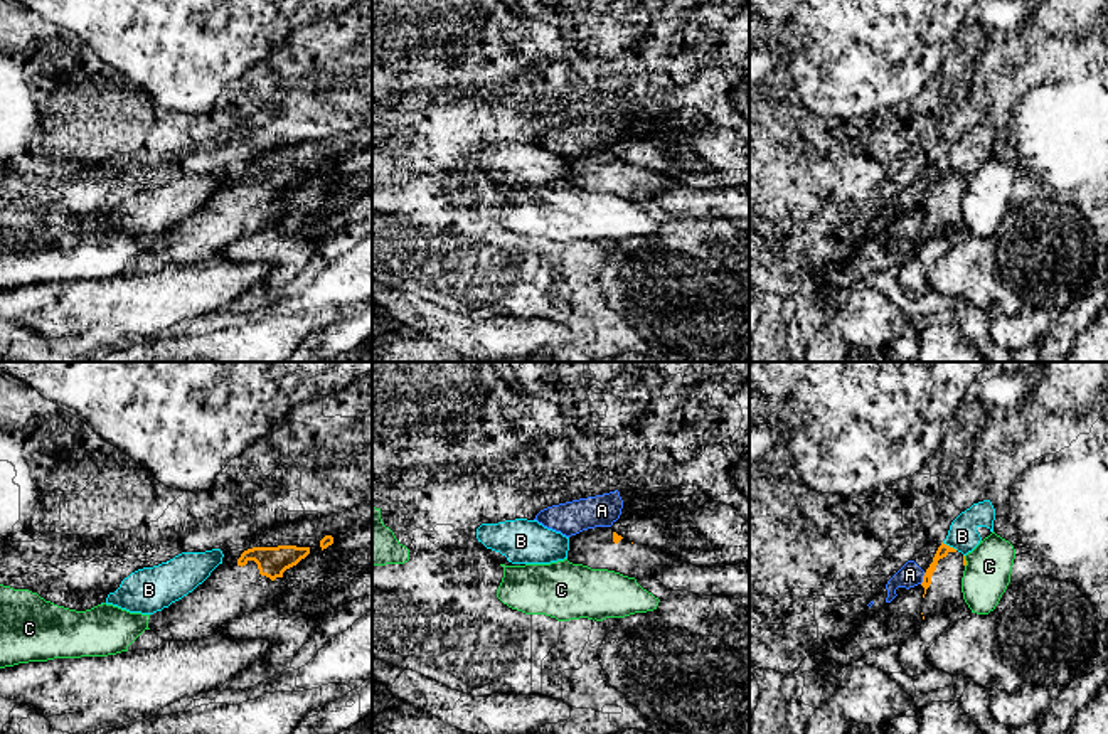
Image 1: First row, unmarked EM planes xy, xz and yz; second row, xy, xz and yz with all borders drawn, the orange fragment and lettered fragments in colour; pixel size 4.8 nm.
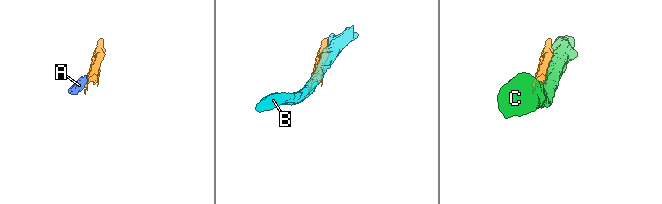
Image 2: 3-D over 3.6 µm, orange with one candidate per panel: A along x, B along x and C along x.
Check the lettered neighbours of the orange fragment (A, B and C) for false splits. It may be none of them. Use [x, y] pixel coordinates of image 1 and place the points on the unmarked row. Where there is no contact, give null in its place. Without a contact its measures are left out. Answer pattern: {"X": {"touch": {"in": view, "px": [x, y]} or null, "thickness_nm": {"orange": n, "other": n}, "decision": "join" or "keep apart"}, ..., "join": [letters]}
{"A": {"touch": {"in": "yz", "px": [923, 201]}, "thickness_nm": {"orange": 60, "other": 110}, "decision": "keep apart"}, "B": {"touch": {"in": "yz", "px": [948, 169]}, "thickness_nm": {"orange": 60, "other": 140}, "decision": "keep apart"}, "C": {"touch": {"in": "yz", "px": [965, 184]}, "thickness_nm": {"orange": 20, "other": 220}, "decision": "keep apart"}, "join": []}

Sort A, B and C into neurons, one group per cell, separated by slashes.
A / B / C

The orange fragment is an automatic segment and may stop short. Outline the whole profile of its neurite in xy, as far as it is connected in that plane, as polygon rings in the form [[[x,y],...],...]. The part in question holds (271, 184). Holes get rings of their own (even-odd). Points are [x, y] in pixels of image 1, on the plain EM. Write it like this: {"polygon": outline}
{"polygon": [[[315,165],[312,170],[278,168],[248,172],[237,184],[219,187],[192,215],[168,231],[150,237],[148,251],[163,264],[197,264],[219,256],[232,242],[268,227],[276,217],[285,214],[288,205],[283,202],[283,195],[318,170],[320,167]]]}

